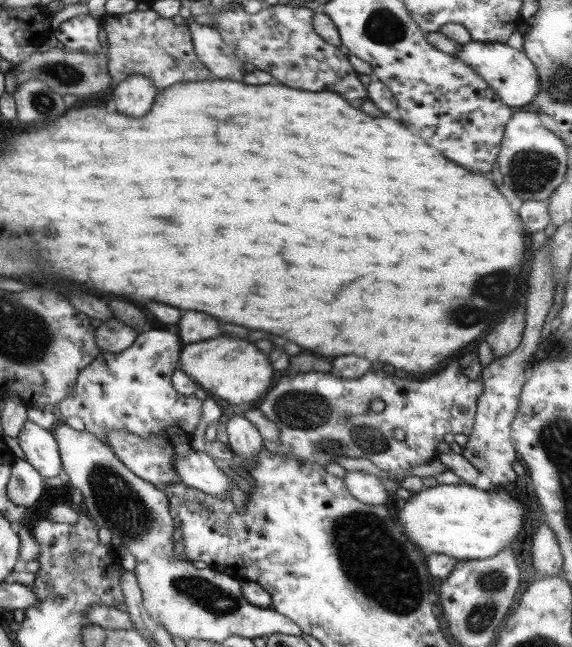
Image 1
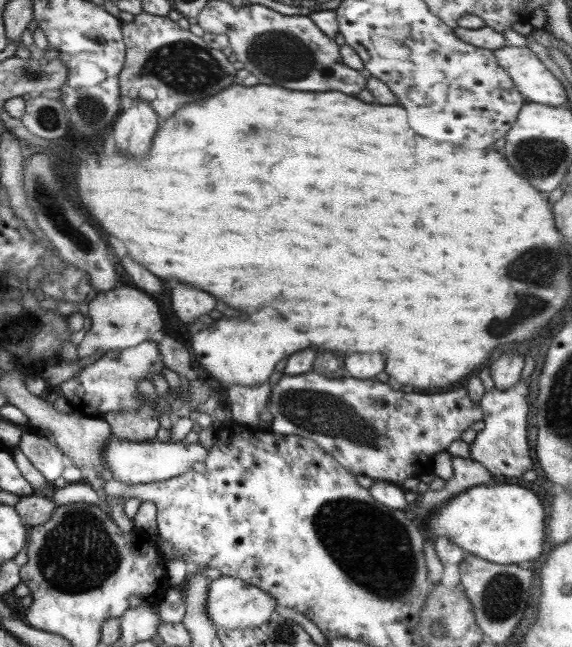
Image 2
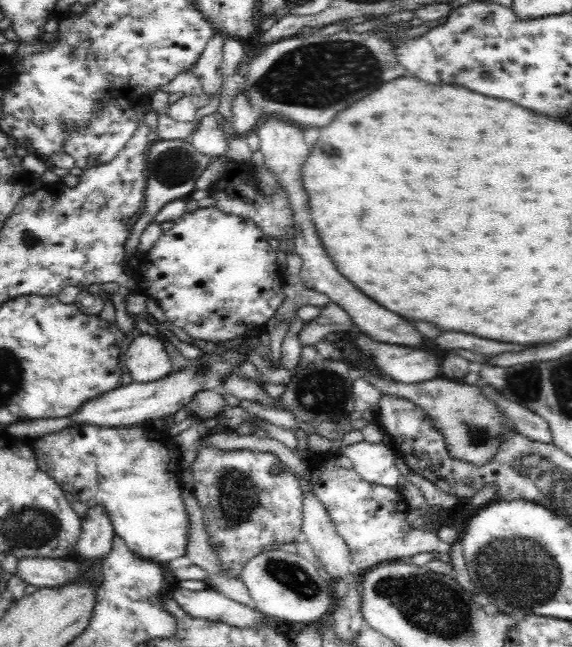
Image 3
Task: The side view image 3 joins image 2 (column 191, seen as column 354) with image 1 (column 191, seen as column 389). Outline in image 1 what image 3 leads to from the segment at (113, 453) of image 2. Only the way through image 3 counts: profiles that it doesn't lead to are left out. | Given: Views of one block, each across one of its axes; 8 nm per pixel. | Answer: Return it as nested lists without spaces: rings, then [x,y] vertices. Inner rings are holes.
[[[191,448],[184,457],[176,455],[174,468],[186,486],[210,495],[230,494],[232,485],[236,483],[211,459],[210,453]]]

